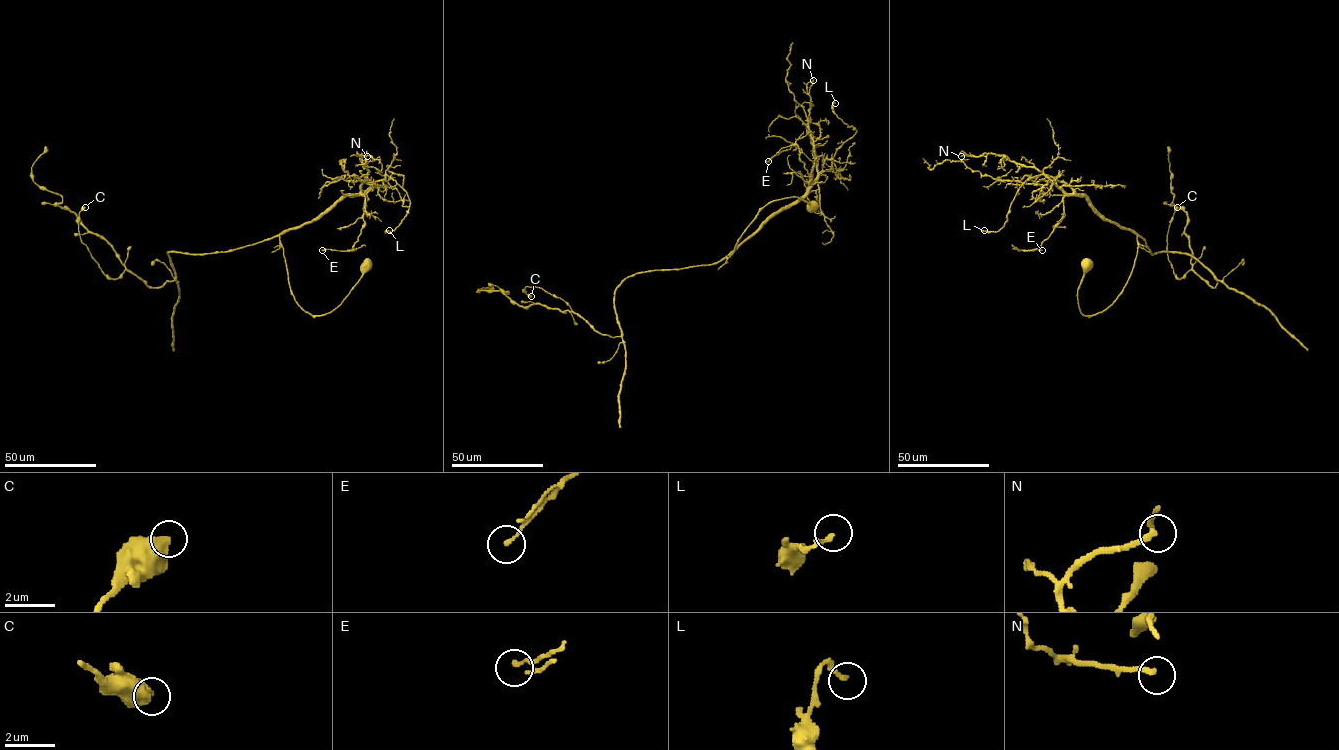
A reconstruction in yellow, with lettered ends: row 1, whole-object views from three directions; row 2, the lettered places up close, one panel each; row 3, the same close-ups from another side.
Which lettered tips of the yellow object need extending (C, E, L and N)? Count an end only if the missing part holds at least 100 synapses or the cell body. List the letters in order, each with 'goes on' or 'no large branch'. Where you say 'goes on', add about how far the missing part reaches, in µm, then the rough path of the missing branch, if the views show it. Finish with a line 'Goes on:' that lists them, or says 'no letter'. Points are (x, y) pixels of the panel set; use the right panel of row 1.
C: no large branch
E: no large branch
L: no large branch
N: no large branch
Goes on: no letter

